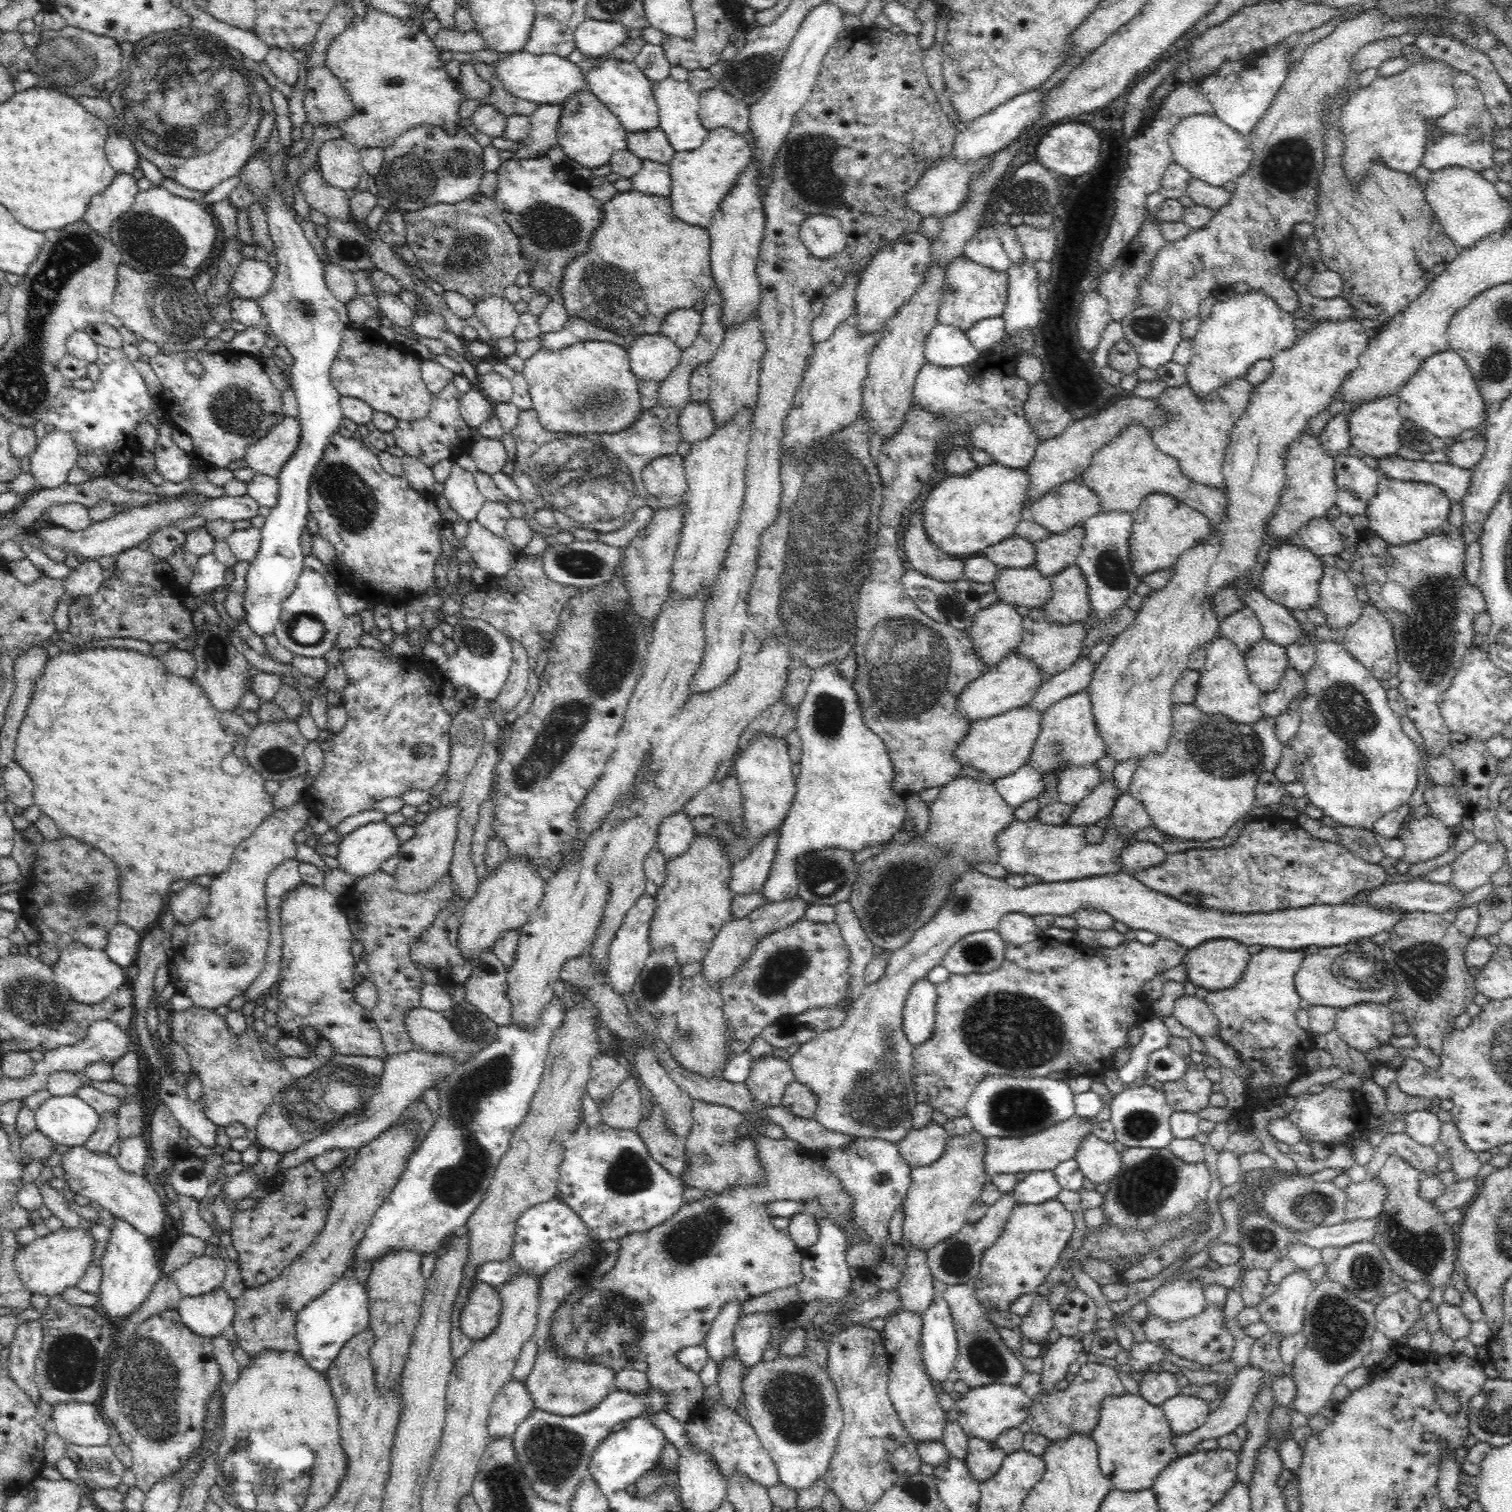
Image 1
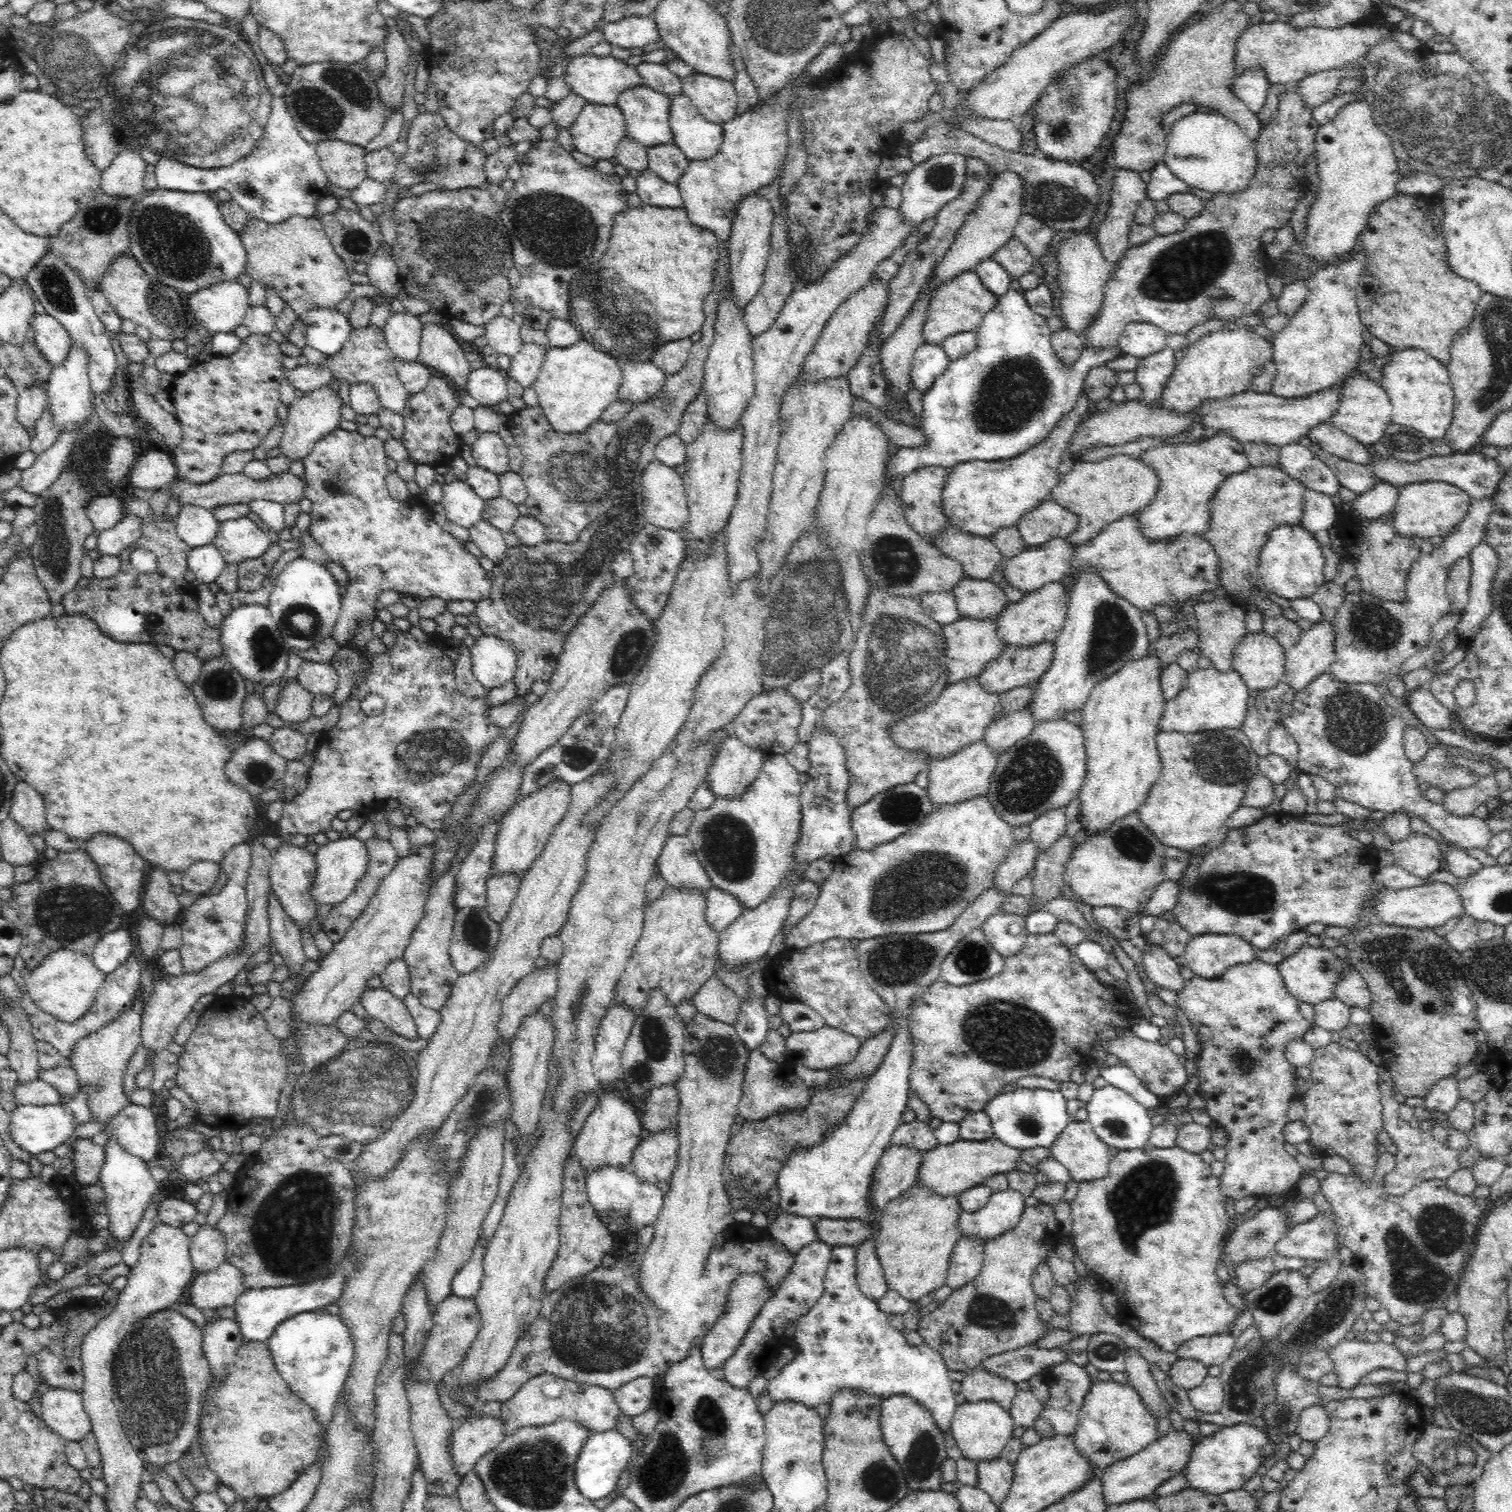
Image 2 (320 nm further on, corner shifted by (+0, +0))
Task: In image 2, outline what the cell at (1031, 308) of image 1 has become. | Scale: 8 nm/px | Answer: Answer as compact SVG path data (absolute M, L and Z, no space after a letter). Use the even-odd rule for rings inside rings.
M1008 290L1008 294L1004 298L997 300L996 307L989 311L982 319L980 326L975 331L976 333L976 346L972 352L964 354L964 356L958 358L958 360L952 361L948 364L947 370L934 382L934 385L930 387L924 394L921 400L923 420L921 424L921 431L924 433L924 444L922 446L914 446L914 448L900 449L887 464L887 474L891 478L897 478L902 482L904 476L910 474L912 470L916 470L918 467L924 466L940 466L951 468L958 463L964 463L971 460L983 460L986 462L992 462L996 460L1006 460L1012 457L1018 456L1026 452L1028 448L1032 448L1034 444L1042 442L1046 436L1050 435L1050 432L1056 428L1056 426L1062 421L1065 413L1070 412L1075 406L1077 398L1082 393L1082 385L1085 377L1092 368L1102 367L1105 362L1116 358L1117 354L1120 354L1121 349L1116 346L1111 349L1103 351L1094 351L1094 349L1083 349L1080 356L1076 358L1075 364L1064 365L1058 358L1054 347L1051 345L1051 331L1046 325L1047 319L1037 315L1031 310L1031 306L1027 304L1022 294L1014 292L1014 290Z

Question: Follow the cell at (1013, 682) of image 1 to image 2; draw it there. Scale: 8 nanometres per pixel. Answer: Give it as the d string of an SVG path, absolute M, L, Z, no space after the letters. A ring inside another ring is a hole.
M972 677L944 686L934 702L926 704L922 711L892 723L888 732L893 742L905 752L924 753L929 761L946 760L968 745L983 741L986 728L1000 710L999 695L986 691L976 677Z

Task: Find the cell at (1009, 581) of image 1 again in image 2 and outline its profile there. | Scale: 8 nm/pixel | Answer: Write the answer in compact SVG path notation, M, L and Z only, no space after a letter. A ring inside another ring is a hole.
M962 578L951 591L962 619L996 620L1009 602L1004 591L990 580Z

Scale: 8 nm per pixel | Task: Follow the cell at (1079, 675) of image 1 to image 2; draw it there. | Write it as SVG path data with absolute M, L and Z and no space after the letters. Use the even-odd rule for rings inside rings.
M1024 708L1020 712L1010 713L1010 716L991 723L986 728L983 741L993 752L1002 756L1018 740L1028 737L1035 726L1031 710Z

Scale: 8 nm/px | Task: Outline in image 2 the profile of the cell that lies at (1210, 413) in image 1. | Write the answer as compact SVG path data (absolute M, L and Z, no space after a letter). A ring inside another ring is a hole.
M1216 433L1209 439L1200 441L1199 443L1188 443L1179 445L1161 445L1160 447L1152 447L1139 458L1142 463L1156 471L1158 475L1158 490L1154 498L1147 507L1139 510L1137 520L1139 520L1140 532L1146 539L1150 540L1172 540L1177 536L1186 533L1194 533L1194 535L1202 534L1208 530L1209 506L1212 496L1215 496L1220 485L1232 474L1248 470L1248 459L1244 455L1240 442L1234 437L1226 435L1226 433Z

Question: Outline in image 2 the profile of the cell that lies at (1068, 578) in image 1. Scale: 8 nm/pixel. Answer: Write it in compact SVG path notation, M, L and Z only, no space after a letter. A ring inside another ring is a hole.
M1050 581L1036 592L1024 594L1017 602L1008 602L996 617L996 635L1003 640L1004 646L1029 647L1044 641L1056 640L1067 616L1069 596L1064 584Z

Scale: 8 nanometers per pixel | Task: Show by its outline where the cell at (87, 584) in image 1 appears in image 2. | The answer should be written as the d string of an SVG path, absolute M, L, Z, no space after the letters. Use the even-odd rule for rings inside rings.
M126 513L122 521L110 530L98 534L98 552L100 554L119 555L124 547L138 540L141 535L143 520L140 517Z

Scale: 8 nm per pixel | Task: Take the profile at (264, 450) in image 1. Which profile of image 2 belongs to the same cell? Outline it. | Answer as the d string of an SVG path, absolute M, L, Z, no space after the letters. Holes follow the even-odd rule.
M330 385L312 390L292 403L287 408L287 421L279 443L280 448L282 448L282 455L290 460L303 459L308 456L321 438L339 428L342 405L343 402L339 393L334 391Z

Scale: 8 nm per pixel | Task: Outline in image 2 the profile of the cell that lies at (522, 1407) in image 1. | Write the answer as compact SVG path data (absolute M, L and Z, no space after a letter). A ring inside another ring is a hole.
M480 1414L478 1417L468 1417L466 1420L457 1424L452 1430L450 1438L448 1438L450 1461L452 1461L456 1475L462 1478L472 1473L480 1457L496 1448L500 1444L500 1441L504 1440L506 1435L504 1433L504 1420L502 1420L502 1416L500 1418L492 1418Z

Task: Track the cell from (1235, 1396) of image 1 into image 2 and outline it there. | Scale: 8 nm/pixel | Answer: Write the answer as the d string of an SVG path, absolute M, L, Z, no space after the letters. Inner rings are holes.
M1186 1429L1173 1431L1163 1438L1152 1441L1140 1452L1106 1466L1099 1473L1106 1508L1128 1501L1146 1499L1146 1496L1153 1493L1164 1481L1184 1470L1184 1464L1189 1463L1190 1453L1197 1441L1198 1439Z

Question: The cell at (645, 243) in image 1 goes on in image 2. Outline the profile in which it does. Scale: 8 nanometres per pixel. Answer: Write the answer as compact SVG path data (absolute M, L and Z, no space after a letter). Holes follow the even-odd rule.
M642 205L613 216L608 249L600 261L577 273L569 288L569 322L592 347L620 363L650 361L654 352L670 341L688 339L700 332L705 321L704 302L711 294L719 258L720 241L710 230L695 227L684 208L658 208ZM644 308L644 312L628 312Z

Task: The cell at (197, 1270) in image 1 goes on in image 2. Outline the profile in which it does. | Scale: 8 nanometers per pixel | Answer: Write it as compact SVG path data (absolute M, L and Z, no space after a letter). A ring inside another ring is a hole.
M206 1223L189 1240L196 1274L211 1272L227 1261L227 1241L217 1227Z

